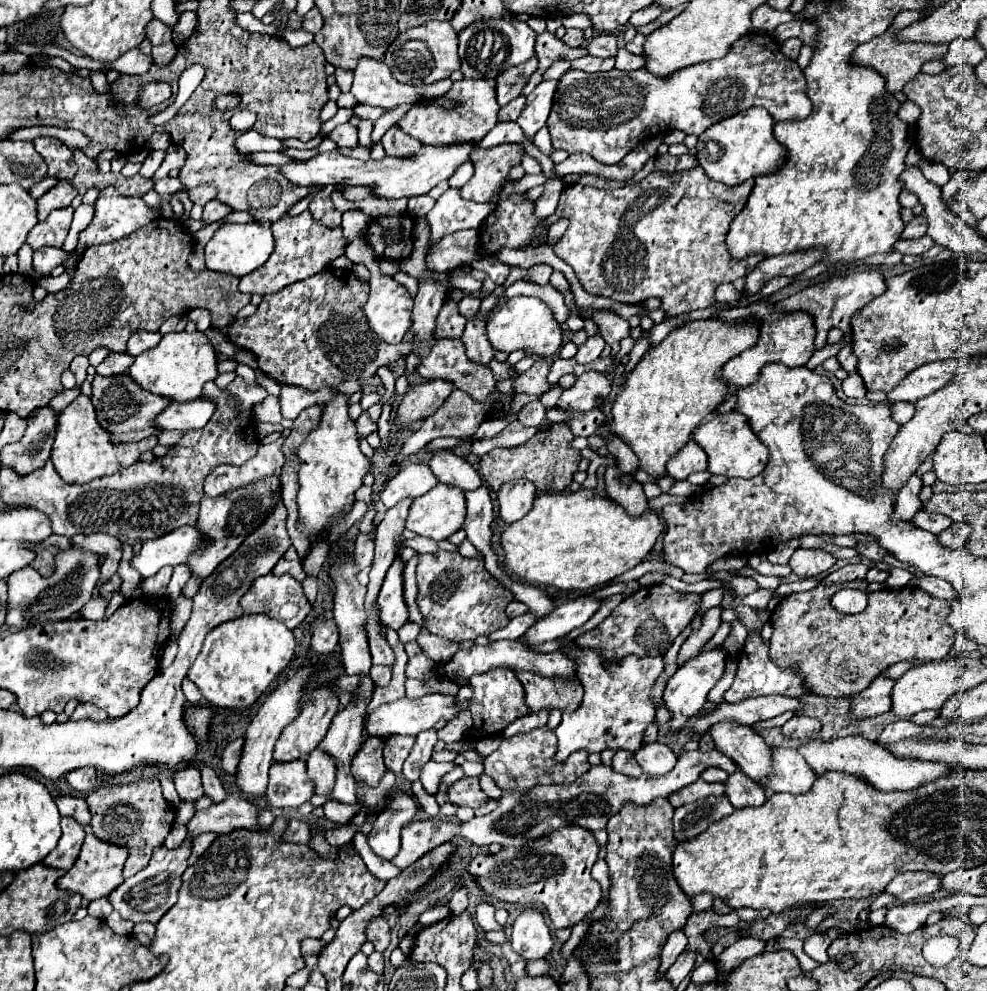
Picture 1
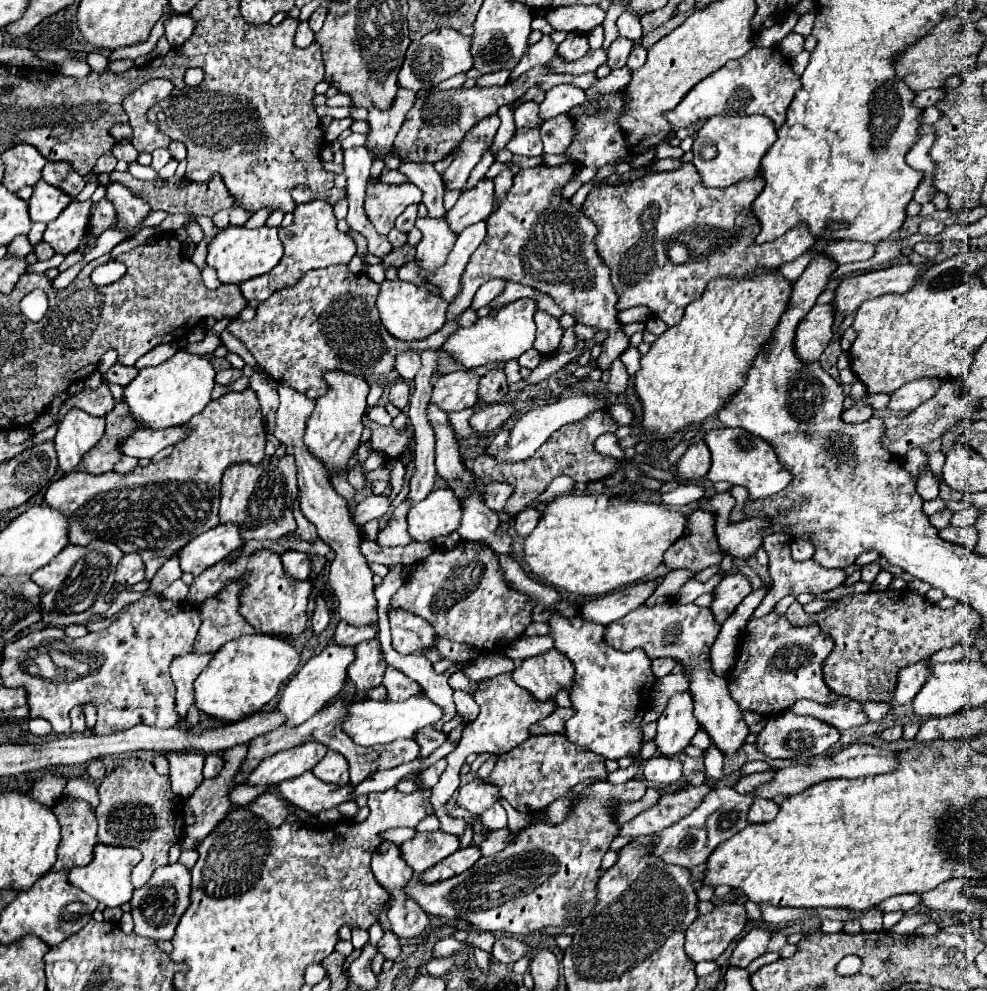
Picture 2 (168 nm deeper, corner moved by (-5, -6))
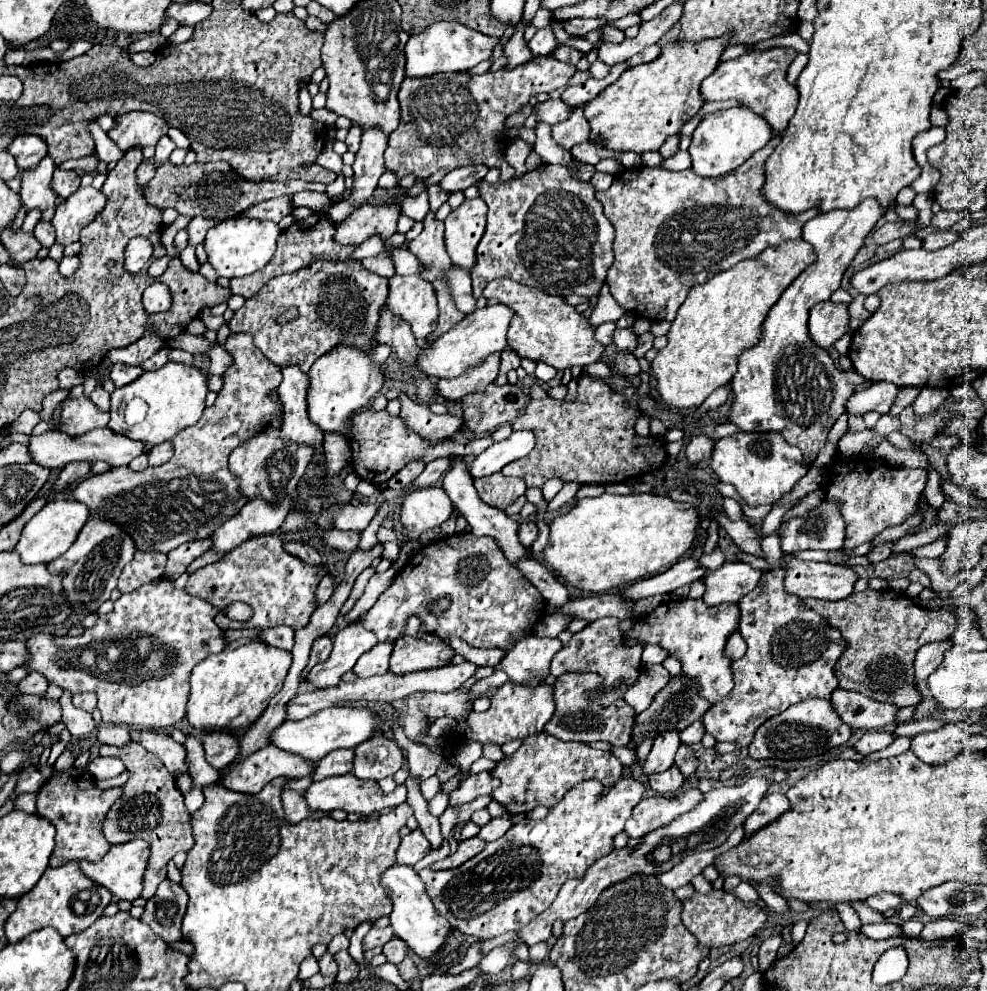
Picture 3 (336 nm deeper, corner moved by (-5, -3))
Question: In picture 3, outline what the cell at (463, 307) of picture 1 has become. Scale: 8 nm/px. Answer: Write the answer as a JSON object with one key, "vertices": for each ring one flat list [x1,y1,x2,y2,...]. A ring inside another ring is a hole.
{"vertices":[[510,279,490,281,484,289,484,297,496,297,514,311,514,317,518,320,513,320,514,324,510,324,506,339,508,349,518,353,518,357,532,359,536,363,542,361,546,365,552,365,556,371,564,371,566,367,574,365,586,367,602,359,604,345,594,339,594,325,590,325,588,317,578,313,562,297,548,295]]}

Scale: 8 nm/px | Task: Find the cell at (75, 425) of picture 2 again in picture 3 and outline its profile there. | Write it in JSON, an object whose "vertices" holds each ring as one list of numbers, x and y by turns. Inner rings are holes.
{"vertices":[[82,395,78,399,66,399,62,403,62,423,60,431,68,435,82,435,96,428,106,428,110,421,110,413,100,411,90,397]]}

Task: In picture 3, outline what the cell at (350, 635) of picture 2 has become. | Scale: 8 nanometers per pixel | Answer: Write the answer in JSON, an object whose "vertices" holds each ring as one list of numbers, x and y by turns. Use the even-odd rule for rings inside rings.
{"vertices":[[462,533,424,545,412,557,412,561,404,565,404,569,396,575,392,585,378,597,378,601,362,617,362,621,370,631,376,633,378,641,394,643,398,637,404,635,408,617,416,615,424,633,434,633,440,639,456,635,462,637,470,647,508,651,516,643,516,639,522,639,532,633,532,627,544,617,542,607,544,603,540,591,514,565,506,563,506,557,502,555,502,551,498,551,494,539]]}

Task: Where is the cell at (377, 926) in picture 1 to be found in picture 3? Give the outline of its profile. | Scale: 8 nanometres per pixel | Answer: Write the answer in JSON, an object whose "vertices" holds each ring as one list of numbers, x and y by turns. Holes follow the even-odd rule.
{"vertices":[[392,937,392,939,384,945,384,955,386,955,388,963,400,965,400,963,404,961,404,957,408,955,408,947,406,947,406,943,402,943,402,939]]}

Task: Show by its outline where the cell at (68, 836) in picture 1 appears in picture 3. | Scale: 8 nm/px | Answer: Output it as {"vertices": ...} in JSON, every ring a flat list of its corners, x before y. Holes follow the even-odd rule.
{"vertices":[[76,769,64,773,54,773,38,791,36,815,48,819,56,827,56,845,50,855,50,867,60,867,72,859,100,861,110,843,102,835,102,823,114,801,122,795,122,787,98,789,92,773,88,769]]}

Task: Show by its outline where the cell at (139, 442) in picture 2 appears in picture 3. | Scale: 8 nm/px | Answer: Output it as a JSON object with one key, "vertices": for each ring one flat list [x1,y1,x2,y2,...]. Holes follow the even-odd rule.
{"vertices":[[48,429,42,435,30,435,28,453,38,465,48,467,48,469,64,467,72,461,96,461,96,459,106,461,112,467,120,467,120,465,128,465,134,457,142,455,142,443,134,443,132,439,126,439,124,435,114,435,114,431,110,429,94,429,78,437,66,435,58,429]]}

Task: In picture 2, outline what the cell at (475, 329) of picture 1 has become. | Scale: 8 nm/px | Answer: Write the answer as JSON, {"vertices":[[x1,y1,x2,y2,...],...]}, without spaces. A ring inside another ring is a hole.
{"vertices":[[488,370,478,382,478,398,486,404,496,404,506,400,508,384,502,370]]}

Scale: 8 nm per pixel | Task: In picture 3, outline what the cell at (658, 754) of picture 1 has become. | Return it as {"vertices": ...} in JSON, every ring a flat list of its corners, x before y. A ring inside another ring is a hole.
{"vertices":[[670,767,664,773,650,775,648,783,650,783,650,789,656,793,674,793,684,785,684,777,676,767]]}

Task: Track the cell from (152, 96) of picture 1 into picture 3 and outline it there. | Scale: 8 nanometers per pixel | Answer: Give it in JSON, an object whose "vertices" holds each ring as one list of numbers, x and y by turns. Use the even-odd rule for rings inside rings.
{"vertices":[[124,113,116,117,116,125,108,131,108,137,122,149,128,151,132,147,156,145,160,137,168,133,168,123,152,113]]}

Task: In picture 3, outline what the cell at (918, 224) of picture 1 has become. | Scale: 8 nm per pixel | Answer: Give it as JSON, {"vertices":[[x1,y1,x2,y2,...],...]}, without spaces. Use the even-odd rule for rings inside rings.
{"vertices":[[938,211,932,215,932,227,936,229,950,229,954,223,962,221,964,217,970,219,970,211]]}

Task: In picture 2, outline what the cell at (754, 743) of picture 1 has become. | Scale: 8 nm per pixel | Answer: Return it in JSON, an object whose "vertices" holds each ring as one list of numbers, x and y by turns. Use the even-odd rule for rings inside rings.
{"vertices":[[666,600,666,602,654,604,654,606,642,604,636,610,632,610,630,614,626,614,624,618,620,618,618,622,612,622,604,630,604,640,606,640,606,644,610,644,612,648,622,650,622,652,642,648,650,660,670,656,670,658,676,658,680,664,684,664,684,668,692,680,690,686,694,688,692,690,694,716,700,724,700,728,704,728,708,732,708,736,712,738,712,744,722,754,732,756,746,744,746,736,750,734,750,730,742,718,742,710,730,698,728,682,724,678,716,676,710,666,708,652,710,652,718,632,720,632,720,626,714,624,714,616,712,616,710,608,700,608,696,604,682,606,676,600]]}

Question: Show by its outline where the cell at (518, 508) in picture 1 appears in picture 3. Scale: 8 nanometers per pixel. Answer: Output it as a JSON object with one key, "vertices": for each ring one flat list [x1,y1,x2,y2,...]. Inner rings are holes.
{"vertices":[[524,521,524,523,520,523,518,537,520,537,520,543,522,543,524,547,530,547,530,545,536,541,536,537,538,537,538,527,536,527,536,523,534,523,534,521]]}

